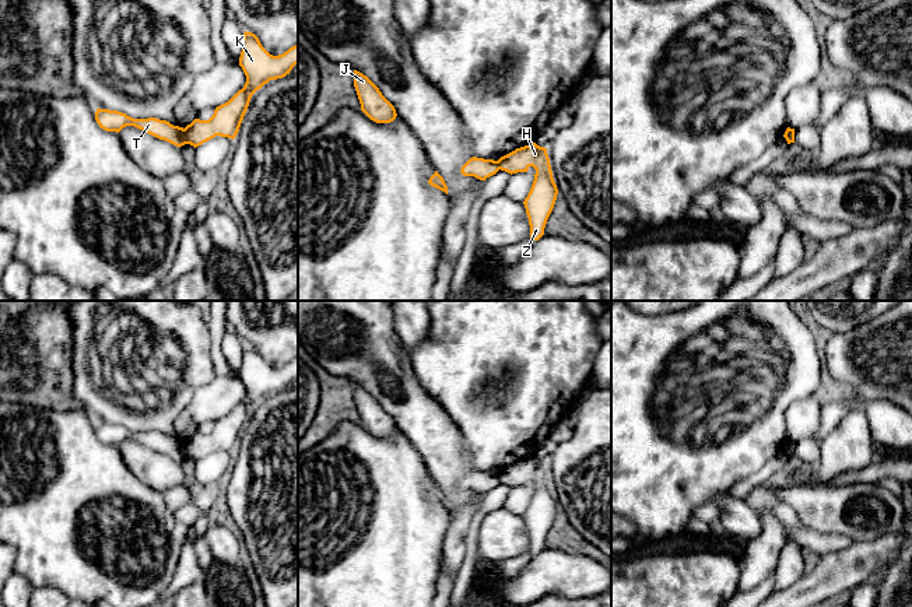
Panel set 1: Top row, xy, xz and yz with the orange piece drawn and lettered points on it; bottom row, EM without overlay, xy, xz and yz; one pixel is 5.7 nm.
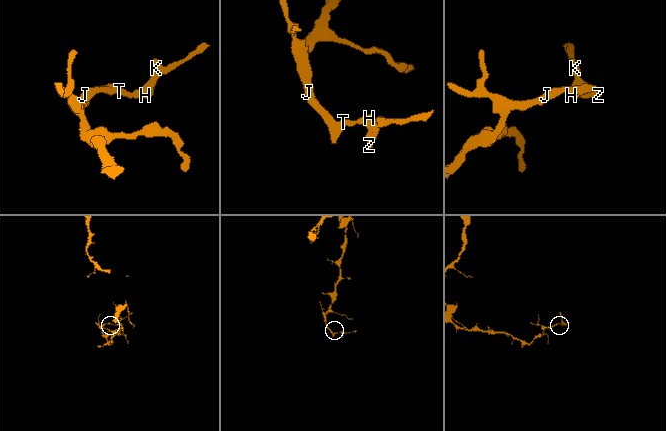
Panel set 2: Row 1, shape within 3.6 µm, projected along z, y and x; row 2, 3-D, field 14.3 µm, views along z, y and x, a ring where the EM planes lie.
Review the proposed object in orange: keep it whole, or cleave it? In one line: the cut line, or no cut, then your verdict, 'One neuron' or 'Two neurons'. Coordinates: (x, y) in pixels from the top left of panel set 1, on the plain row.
Split along xy (183, 442), (186, 456). Two neurons

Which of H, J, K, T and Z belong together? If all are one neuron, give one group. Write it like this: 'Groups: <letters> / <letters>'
Groups: H K Z / J T

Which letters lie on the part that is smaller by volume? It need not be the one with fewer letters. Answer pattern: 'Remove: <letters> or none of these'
Remove: H, K, Z

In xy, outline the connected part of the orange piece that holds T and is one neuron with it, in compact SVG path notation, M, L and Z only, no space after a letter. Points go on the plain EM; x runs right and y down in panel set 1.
M97 422L95 434L101 442L106 445L119 446L126 439L134 439L159 453L165 453L176 460L186 457L185 442L173 439L166 434L155 431L148 432L133 432L126 427L109 422Z

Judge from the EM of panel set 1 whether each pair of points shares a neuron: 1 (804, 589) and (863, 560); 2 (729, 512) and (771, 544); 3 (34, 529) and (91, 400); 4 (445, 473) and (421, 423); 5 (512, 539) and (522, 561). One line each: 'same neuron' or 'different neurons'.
1: same neuron
2: different neurons
3: different neurons
4: same neuron
5: different neurons

